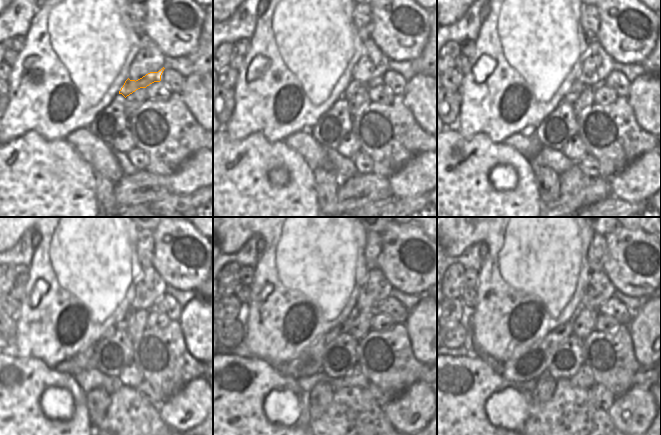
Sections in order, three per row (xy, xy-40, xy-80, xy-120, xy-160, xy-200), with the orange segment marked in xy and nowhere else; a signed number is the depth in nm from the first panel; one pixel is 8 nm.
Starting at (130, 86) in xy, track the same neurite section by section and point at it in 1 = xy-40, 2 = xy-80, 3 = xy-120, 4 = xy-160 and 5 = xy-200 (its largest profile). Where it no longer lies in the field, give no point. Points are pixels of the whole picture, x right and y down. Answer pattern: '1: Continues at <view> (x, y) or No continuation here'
1: Continues at xy-40 (354, 86)
2: Continues at xy-80 (577, 87)
3: Continues at xy-120 (122, 324)
4: Continues at xy-160 (310, 361)
5: Continues at xy-200 (528, 364)

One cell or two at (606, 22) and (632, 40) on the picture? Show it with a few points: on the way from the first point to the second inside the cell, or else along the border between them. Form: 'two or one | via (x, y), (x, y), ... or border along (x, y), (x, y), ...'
one | via (612, 23), (626, 35)

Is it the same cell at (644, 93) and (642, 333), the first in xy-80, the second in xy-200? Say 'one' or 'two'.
one

